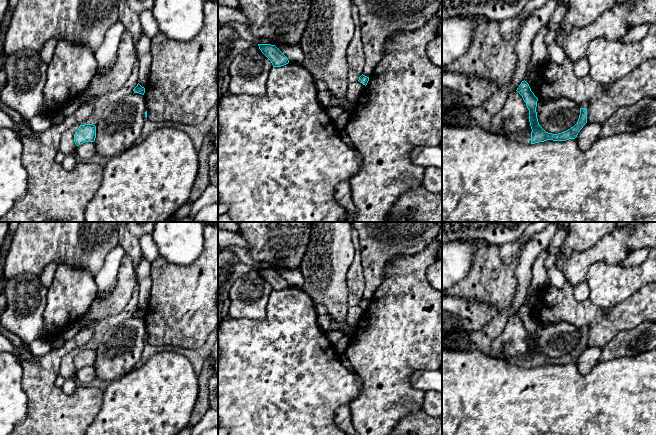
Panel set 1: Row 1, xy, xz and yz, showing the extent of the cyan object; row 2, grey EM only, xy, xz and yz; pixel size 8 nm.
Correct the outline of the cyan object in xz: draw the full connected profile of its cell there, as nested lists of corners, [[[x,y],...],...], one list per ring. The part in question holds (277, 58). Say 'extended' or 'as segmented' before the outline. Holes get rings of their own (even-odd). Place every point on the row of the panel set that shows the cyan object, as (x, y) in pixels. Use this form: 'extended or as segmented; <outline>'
as segmented; [[[258,44],[261,52],[271,61],[273,67],[281,67],[289,63],[288,58],[271,44]]]

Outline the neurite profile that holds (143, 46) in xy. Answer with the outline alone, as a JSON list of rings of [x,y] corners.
[[[141,31],[140,37],[135,43],[135,49],[138,57],[138,83],[146,88],[152,63],[151,38]]]

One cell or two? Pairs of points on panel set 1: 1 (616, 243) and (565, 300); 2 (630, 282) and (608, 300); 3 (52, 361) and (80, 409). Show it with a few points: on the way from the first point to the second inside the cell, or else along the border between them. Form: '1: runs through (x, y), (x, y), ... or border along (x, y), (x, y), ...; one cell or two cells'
1: border along (566, 280), (573, 286); two cells
2: runs through (625, 283), (613, 295); one cell
3: runs through (50, 375), (50, 387), (66, 403); one cell

